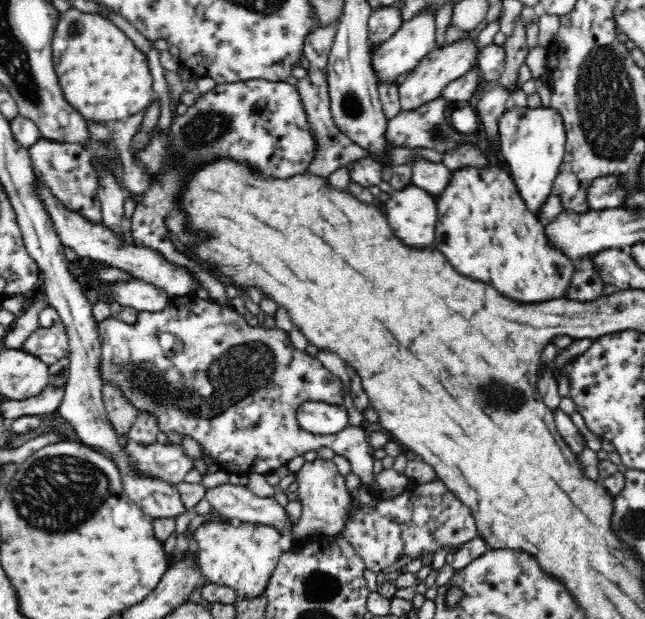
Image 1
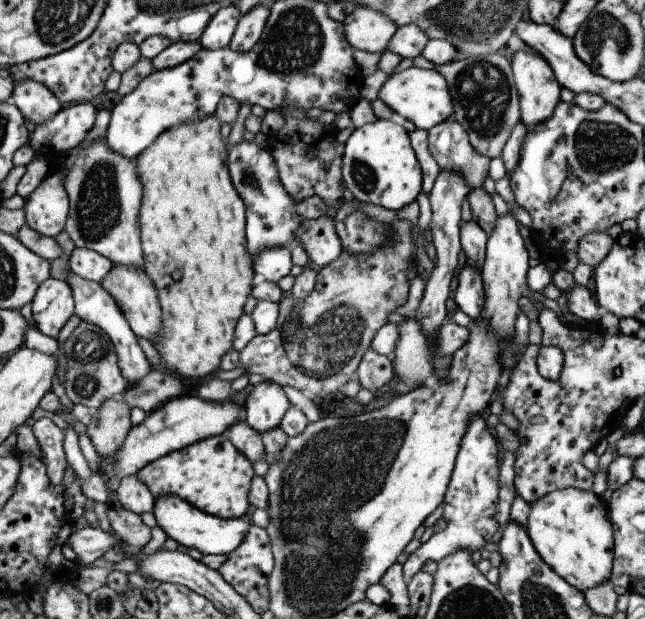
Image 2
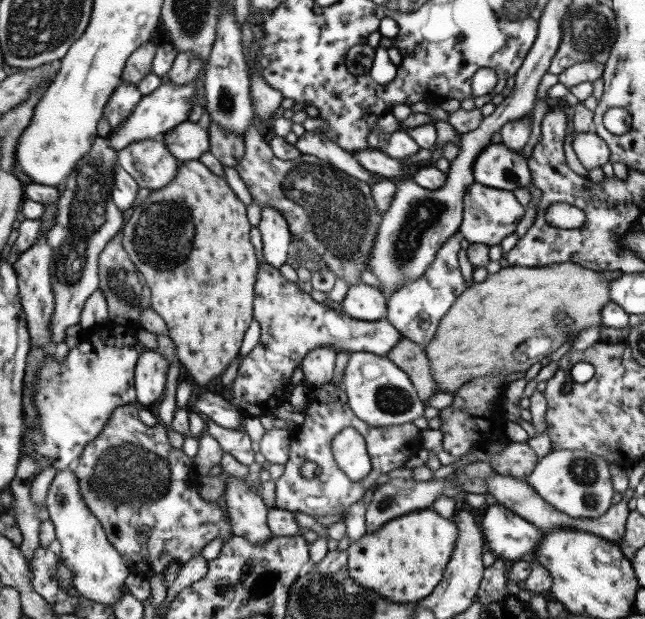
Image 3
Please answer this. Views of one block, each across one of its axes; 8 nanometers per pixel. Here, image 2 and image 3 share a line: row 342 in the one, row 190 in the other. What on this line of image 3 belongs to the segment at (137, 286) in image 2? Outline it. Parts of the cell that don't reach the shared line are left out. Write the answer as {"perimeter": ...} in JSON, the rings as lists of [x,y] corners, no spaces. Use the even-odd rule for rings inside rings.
{"perimeter":[[[164,134],[158,135],[157,137],[142,140],[138,142],[132,142],[126,146],[125,149],[118,151],[118,165],[124,169],[125,172],[128,172],[130,176],[135,178],[135,181],[142,188],[149,188],[152,191],[164,188],[178,173],[178,166],[182,163],[178,162],[174,156],[170,156],[168,145],[165,143]]]}

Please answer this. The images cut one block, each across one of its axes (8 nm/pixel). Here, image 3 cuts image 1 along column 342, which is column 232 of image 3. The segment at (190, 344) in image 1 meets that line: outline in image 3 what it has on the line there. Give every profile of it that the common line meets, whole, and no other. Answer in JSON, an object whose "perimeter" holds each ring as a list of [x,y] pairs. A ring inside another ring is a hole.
{"perimeter":[[[266,262],[259,263],[253,318],[259,322],[261,339],[239,364],[230,404],[256,417],[272,415],[281,406],[284,389],[290,387],[292,372],[313,348],[330,345],[338,352],[369,352],[386,357],[403,338],[387,318],[372,322],[356,320],[335,304],[319,304],[310,293],[298,287],[298,282],[287,280],[279,269]],[[209,418],[206,419],[206,432],[220,443],[224,452],[232,454],[238,462],[246,464],[246,466],[254,462],[255,452],[250,446],[249,436],[228,433]]]}

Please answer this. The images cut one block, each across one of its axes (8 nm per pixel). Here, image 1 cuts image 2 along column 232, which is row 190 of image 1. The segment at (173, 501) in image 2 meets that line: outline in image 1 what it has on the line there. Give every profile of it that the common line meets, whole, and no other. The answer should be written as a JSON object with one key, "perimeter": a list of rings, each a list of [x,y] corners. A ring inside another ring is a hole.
{"perimeter":[[[510,102],[497,120],[500,159],[508,168],[528,210],[538,216],[540,207],[551,195],[566,153],[566,129],[560,111],[554,108],[520,108]]]}

